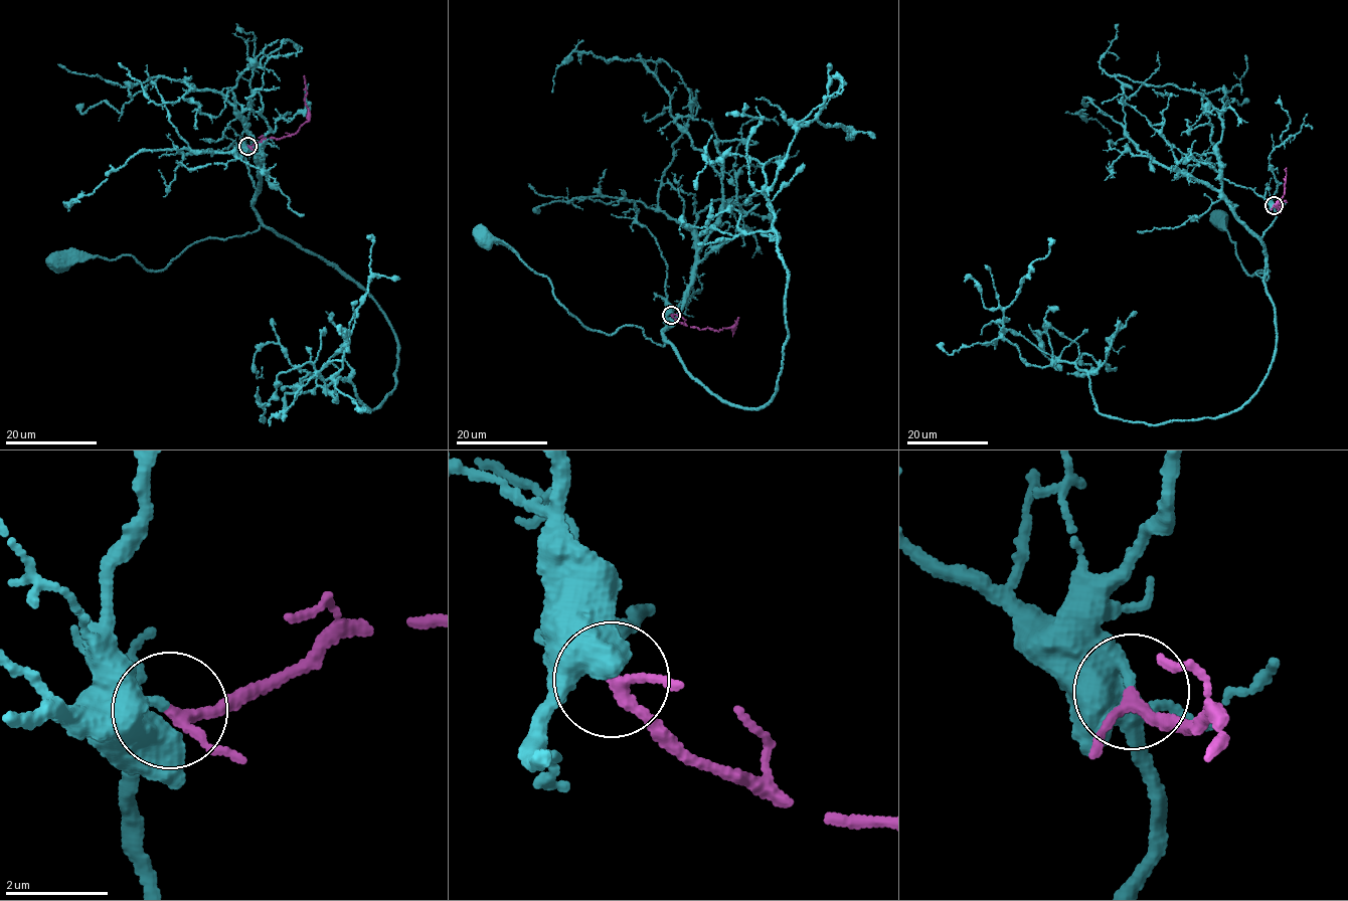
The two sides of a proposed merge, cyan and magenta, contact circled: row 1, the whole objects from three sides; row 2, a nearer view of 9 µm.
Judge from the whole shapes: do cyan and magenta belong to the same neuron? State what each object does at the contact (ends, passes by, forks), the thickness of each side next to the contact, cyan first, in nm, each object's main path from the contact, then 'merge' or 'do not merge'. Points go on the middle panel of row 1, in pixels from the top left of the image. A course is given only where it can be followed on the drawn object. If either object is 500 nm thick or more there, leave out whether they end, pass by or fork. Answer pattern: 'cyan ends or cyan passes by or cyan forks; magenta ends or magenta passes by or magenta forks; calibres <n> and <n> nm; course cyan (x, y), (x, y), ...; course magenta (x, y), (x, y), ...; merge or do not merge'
cyan ends; magenta passes by; calibres 240 and 190 nm; course cyan (671, 315), (663, 346), (635, 326), (598, 331), (557, 302), (546, 276), (482, 237); course magenta (671, 315), (687, 326), (702, 330), (734, 328), (732, 327), (738, 318); merge

